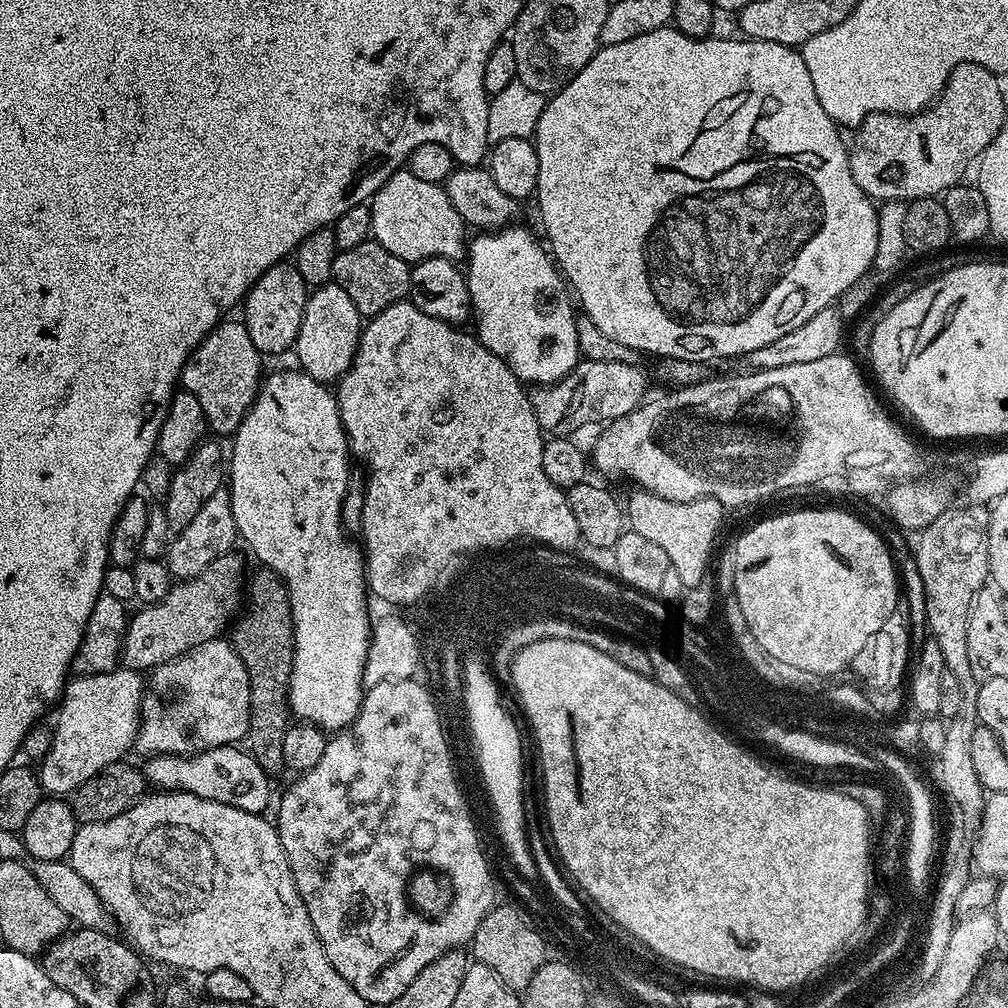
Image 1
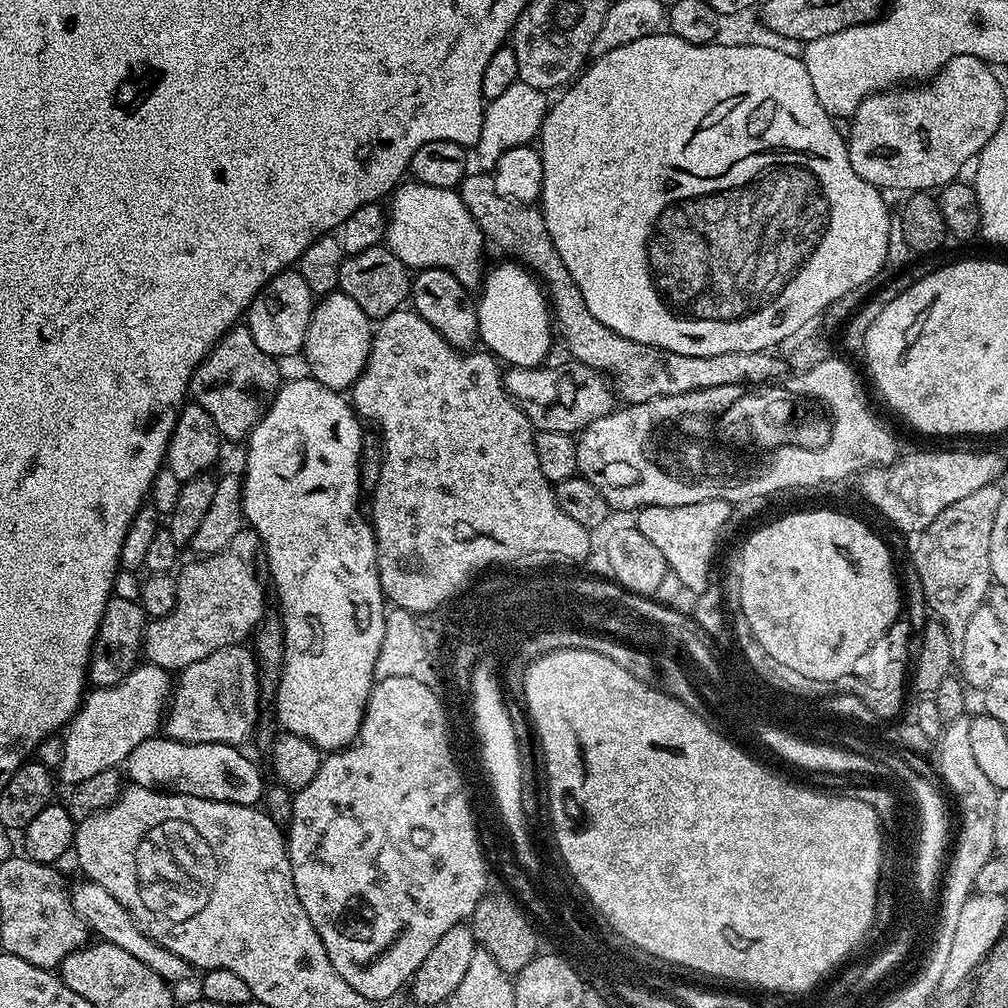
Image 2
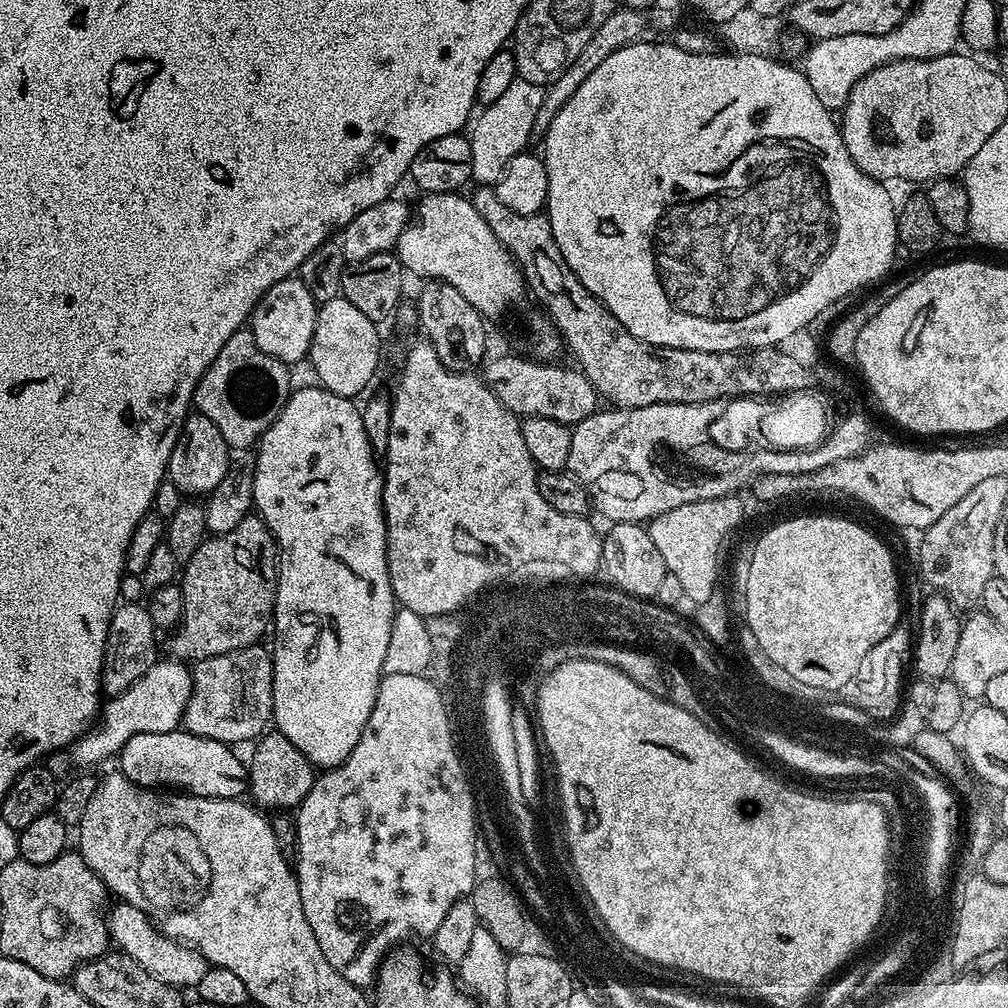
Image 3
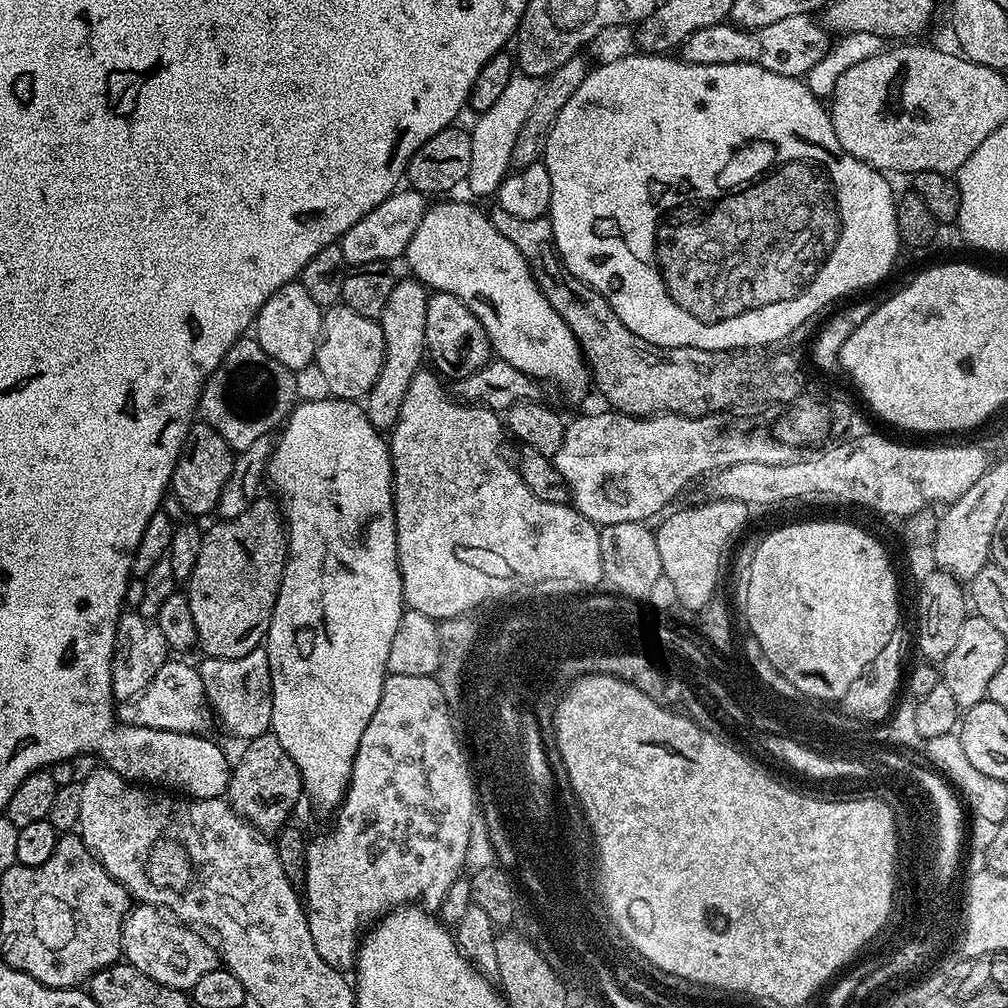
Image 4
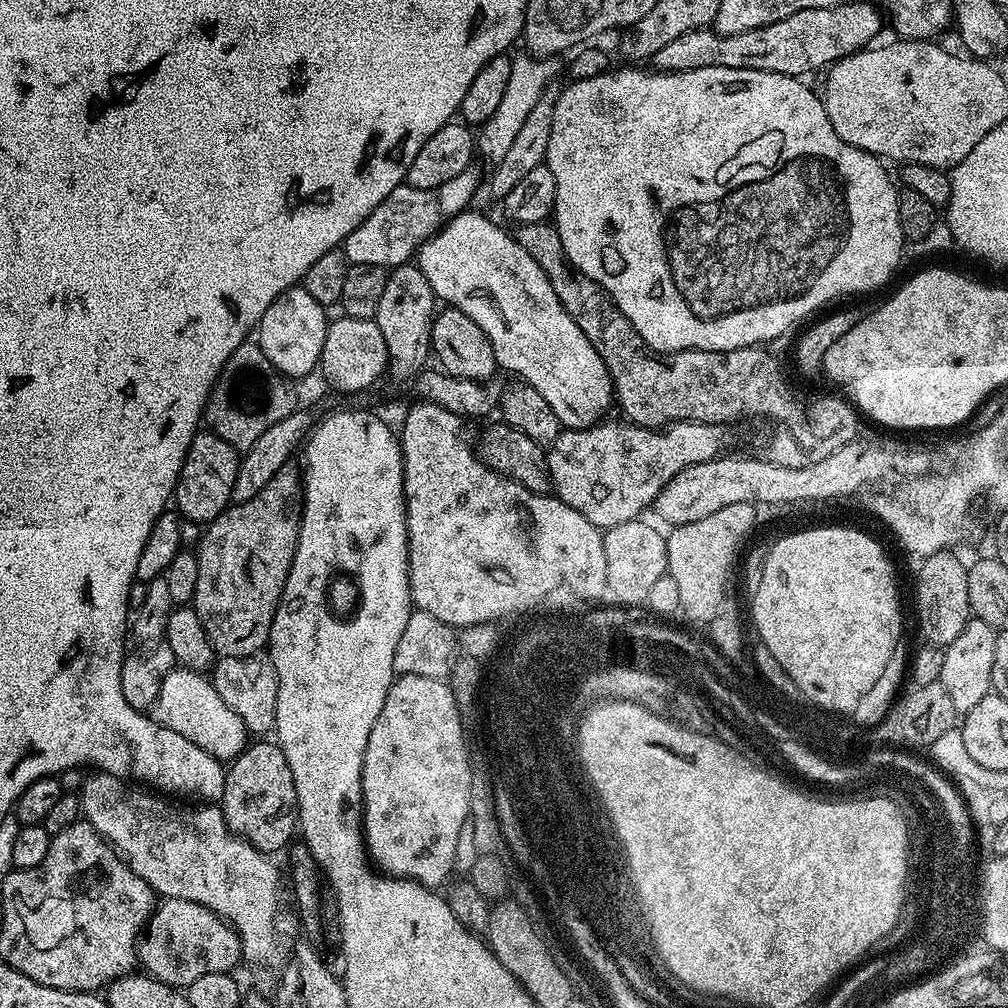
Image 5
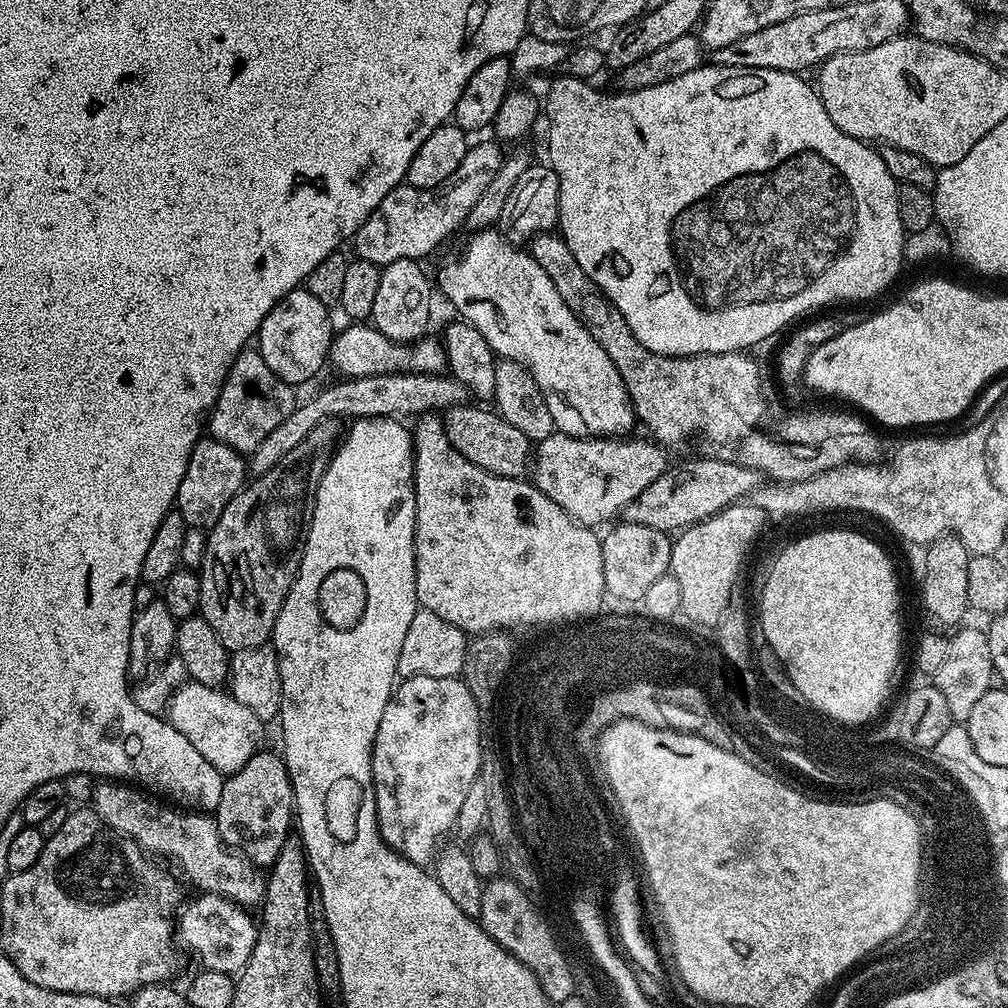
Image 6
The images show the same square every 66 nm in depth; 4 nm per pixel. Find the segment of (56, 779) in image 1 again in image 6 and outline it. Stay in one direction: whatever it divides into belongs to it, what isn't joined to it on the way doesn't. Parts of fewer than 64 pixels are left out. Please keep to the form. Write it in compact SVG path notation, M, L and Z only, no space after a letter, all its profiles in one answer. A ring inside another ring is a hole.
M186 682L169 698L166 709L169 724L183 734L194 745L194 750L214 766L225 777L232 776L254 753L261 751L264 740L265 725L254 714L254 710L246 710L242 702L238 702L227 691L211 688L205 684Z

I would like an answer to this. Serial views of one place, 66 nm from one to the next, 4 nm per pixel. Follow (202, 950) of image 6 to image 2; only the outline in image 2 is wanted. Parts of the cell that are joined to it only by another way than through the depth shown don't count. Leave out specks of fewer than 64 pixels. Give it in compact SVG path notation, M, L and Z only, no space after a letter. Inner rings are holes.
M84 878L81 881L81 884L71 885L70 895L74 910L82 918L89 933L96 935L97 932L100 935L97 937L105 944L122 946L122 950L126 950L126 954L134 954L134 958L138 958L138 962L146 962L146 966L150 966L150 970L154 970L154 974L158 974L163 980L177 982L176 980L187 978L188 972L190 973L189 964L182 958L178 958L178 954L170 954L170 950L155 944L137 926L134 918L118 902L118 898L114 898L114 894L109 894L103 886L98 886L98 882L93 880Z

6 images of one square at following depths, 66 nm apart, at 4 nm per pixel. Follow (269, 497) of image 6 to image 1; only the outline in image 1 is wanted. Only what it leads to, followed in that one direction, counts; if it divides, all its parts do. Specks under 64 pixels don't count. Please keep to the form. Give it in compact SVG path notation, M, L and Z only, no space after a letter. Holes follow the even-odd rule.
M232 559L215 560L191 580L177 583L162 599L141 607L144 609L132 621L127 621L128 633L124 636L125 669L136 674L140 674L143 668L154 669L202 642L217 639L223 633L220 631L229 627L228 619L237 615L236 607L239 604L241 607L242 581L245 579L243 562Z

